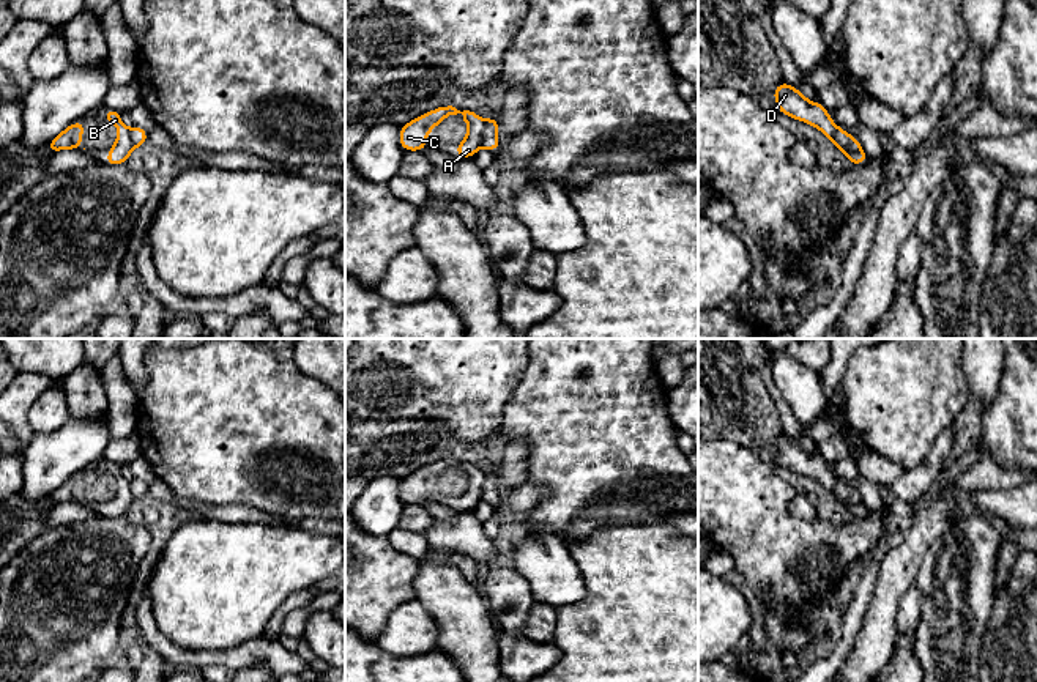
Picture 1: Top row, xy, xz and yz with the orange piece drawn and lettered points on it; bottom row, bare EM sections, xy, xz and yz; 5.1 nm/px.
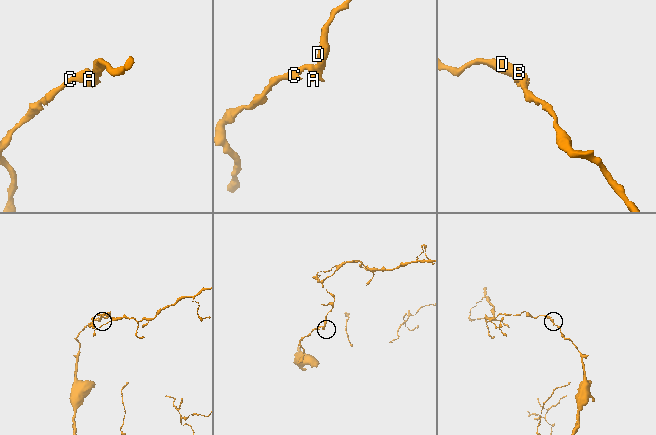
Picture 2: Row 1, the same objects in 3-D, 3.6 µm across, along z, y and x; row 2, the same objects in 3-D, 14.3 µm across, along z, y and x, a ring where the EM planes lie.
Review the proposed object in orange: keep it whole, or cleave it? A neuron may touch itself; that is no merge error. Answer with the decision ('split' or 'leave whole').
split

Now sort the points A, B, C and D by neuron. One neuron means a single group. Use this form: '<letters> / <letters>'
A B C / D

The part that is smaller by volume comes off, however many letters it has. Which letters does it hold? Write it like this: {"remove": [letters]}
{"remove": ["D"]}

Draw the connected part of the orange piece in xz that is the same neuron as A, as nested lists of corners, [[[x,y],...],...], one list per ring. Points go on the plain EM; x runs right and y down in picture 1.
[[[452,458],[433,461],[400,480],[399,496],[405,504],[422,504],[427,501],[427,485],[433,484],[446,469],[463,468],[463,474],[468,479],[468,488],[454,501],[460,512],[473,510],[484,498],[485,473],[470,463],[457,463]]]

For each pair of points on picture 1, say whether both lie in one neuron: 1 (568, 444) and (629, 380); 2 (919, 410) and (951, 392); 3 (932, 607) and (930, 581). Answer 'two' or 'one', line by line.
1: one
2: one
3: one

